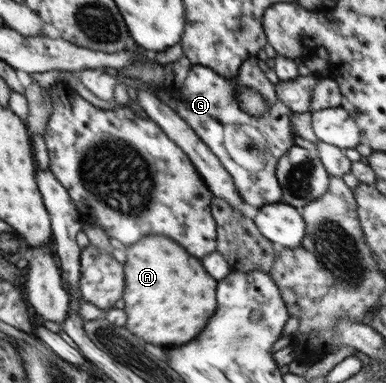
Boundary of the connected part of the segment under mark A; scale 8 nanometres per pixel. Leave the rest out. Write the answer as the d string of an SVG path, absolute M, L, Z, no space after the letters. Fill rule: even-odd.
M144 236L138 240L138 244L127 246L126 251L126 264L123 266L126 274L123 298L126 306L123 310L128 316L128 324L125 325L127 330L144 342L156 346L174 348L194 340L216 310L216 280L204 270L198 258L190 256L180 244L166 236Z

